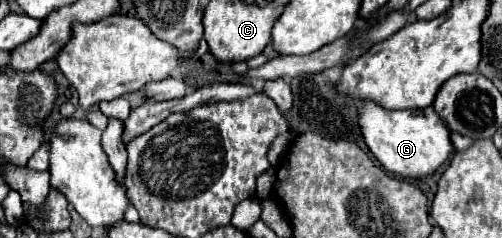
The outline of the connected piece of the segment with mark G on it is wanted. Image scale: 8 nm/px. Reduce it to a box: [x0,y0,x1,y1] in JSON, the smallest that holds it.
[360,103,454,177]

